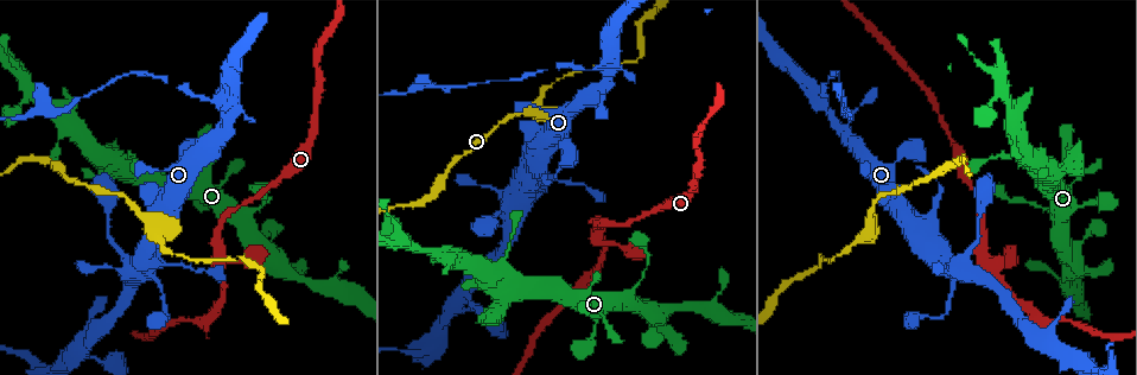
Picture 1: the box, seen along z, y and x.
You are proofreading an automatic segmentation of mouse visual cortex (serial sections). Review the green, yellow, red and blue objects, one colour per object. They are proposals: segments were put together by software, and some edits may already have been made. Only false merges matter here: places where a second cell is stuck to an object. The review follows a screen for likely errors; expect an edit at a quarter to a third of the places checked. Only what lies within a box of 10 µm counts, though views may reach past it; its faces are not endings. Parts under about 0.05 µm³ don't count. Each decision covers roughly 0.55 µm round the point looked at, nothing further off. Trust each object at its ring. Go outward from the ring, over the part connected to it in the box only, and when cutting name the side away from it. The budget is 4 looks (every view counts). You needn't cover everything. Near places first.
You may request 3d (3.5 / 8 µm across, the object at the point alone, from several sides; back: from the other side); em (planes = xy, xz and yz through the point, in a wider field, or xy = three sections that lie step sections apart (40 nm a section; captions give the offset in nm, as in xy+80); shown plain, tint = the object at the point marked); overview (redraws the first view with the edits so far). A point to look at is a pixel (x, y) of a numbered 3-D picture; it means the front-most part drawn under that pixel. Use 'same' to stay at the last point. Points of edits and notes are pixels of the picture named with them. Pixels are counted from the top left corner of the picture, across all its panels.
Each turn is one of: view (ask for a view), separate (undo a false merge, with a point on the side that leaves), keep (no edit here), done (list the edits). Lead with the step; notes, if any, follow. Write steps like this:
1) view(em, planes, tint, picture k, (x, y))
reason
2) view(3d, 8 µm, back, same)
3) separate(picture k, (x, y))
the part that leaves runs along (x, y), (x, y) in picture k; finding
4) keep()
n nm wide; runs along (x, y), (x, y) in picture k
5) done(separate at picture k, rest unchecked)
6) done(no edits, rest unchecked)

view(3d, 3.5 µm, picture 1, (604, 69))
narrows sharply

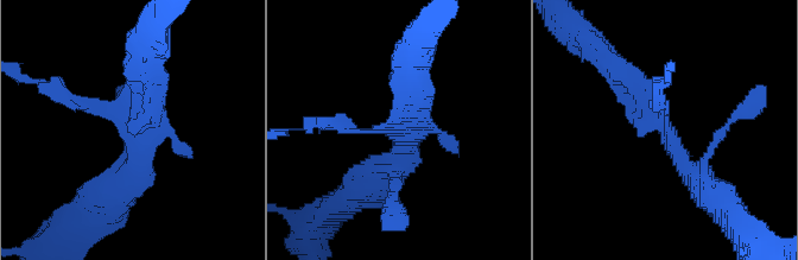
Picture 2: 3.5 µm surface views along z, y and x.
view(em, xy, step 5, tint, picture 2, (664, 122))
shape alone is not enough

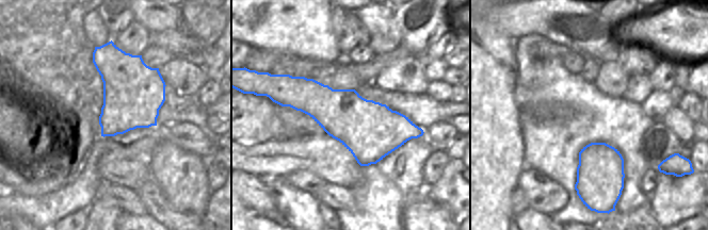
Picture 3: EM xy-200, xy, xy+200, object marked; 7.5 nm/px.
separate(picture 2, (54, 93))
440 nm wide; the part that leaves runs along (92, 107), (33, 81) in picture 2; a second cell is stuck on

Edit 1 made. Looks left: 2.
view(overview)

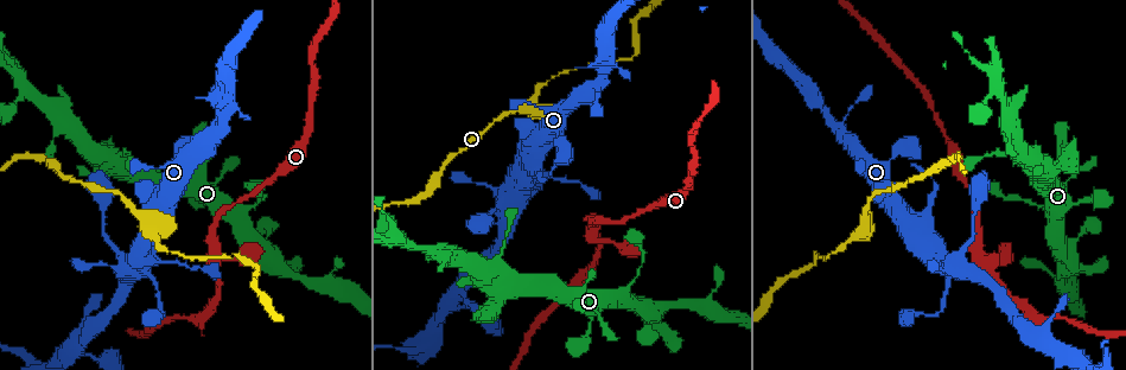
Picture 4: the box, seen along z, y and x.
view(3d, 3.5 µm, picture 4, (821, 255))

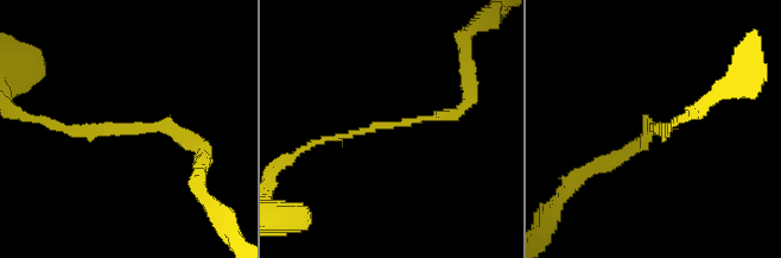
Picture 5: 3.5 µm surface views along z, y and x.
keep()
runs along (322, 140), (454, 115), (468, 104) in picture 5; one cell here

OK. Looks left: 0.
done(separate at picture 2, rest unchecked)

